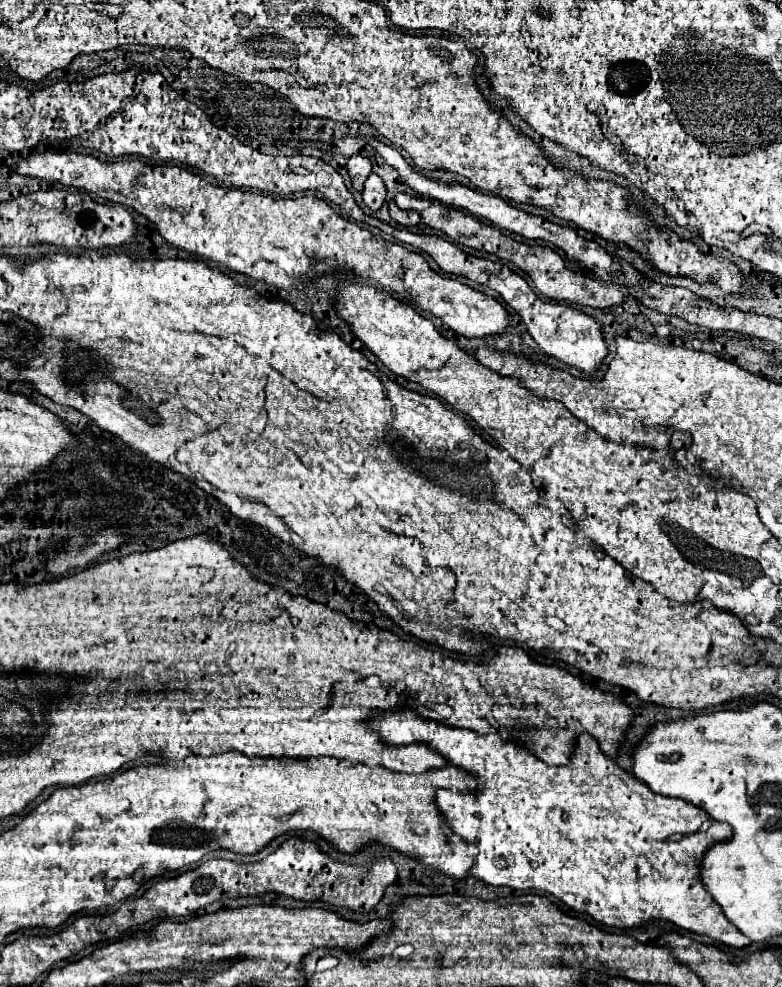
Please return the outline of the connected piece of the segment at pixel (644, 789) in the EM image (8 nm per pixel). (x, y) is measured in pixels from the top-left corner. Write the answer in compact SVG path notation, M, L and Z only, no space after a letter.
M400 710L400 712L386 712L386 714L380 714L376 716L372 722L372 728L378 732L378 736L392 744L392 746L402 746L402 744L412 744L412 742L424 742L428 744L428 748L440 752L450 764L454 766L460 766L468 772L472 772L474 776L478 774L478 778L484 780L484 788L476 790L476 792L468 792L464 796L460 794L452 794L448 790L438 790L436 794L436 804L440 808L440 812L444 814L446 822L452 826L454 834L462 836L466 842L470 844L476 844L478 846L478 856L476 856L476 864L472 866L472 874L486 882L486 884L492 884L492 886L508 886L512 890L544 890L548 894L552 894L554 898L562 900L568 908L572 908L574 912L580 912L580 914L588 914L592 916L594 920L598 920L600 924L608 926L608 928L622 928L622 930L630 930L630 928L644 928L648 922L670 922L682 930L688 930L688 932L694 932L694 934L700 934L700 936L710 936L712 940L716 942L722 942L724 946L730 946L730 948L744 948L744 946L750 946L752 940L748 940L742 932L738 932L738 928L724 916L722 908L716 904L716 900L712 900L710 892L704 888L702 880L700 880L700 864L702 864L702 858L704 858L704 852L714 846L716 842L724 842L724 840L730 840L732 838L732 828L724 822L716 822L708 816L708 812L696 808L694 804L690 802L684 802L680 798L666 798L666 796L660 796L656 792L652 792L642 780L636 780L636 776L632 776L630 772L622 770L614 760L606 758L596 742L594 736L590 734L584 734L584 736L578 736L578 748L570 760L568 766L548 766L544 764L542 760L538 760L536 756L532 756L524 746L518 748L518 744L510 742L510 740L502 740L498 734L488 734L488 736L480 736L476 732L470 732L470 730L460 730L460 728L450 728L446 724L438 724L434 720L424 720L420 716L416 716L416 712L412 710Z

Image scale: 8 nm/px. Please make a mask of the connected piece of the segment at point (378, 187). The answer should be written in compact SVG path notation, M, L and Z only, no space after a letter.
M370 174L370 178L368 178L366 184L364 184L362 198L364 198L364 204L366 204L370 210L376 212L376 210L382 208L384 198L386 198L386 186L384 186L384 182L382 182L380 176Z

